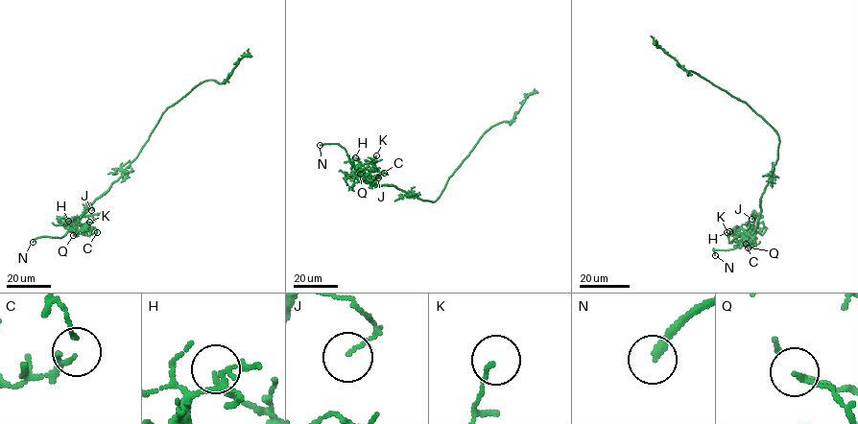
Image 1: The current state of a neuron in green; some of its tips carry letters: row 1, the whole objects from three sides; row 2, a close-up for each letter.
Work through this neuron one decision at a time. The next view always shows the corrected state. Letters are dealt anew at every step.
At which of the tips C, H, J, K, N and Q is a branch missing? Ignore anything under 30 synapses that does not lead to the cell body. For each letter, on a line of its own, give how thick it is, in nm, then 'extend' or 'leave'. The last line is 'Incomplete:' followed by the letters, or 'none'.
C: 130 nm thick; leave
H: 80 nm thick; leave
J: 110 nm thick; leave
K: 110 nm thick; leave
N: 240 nm thick; extend
Q: 150 nm thick; leave
Incomplete: N

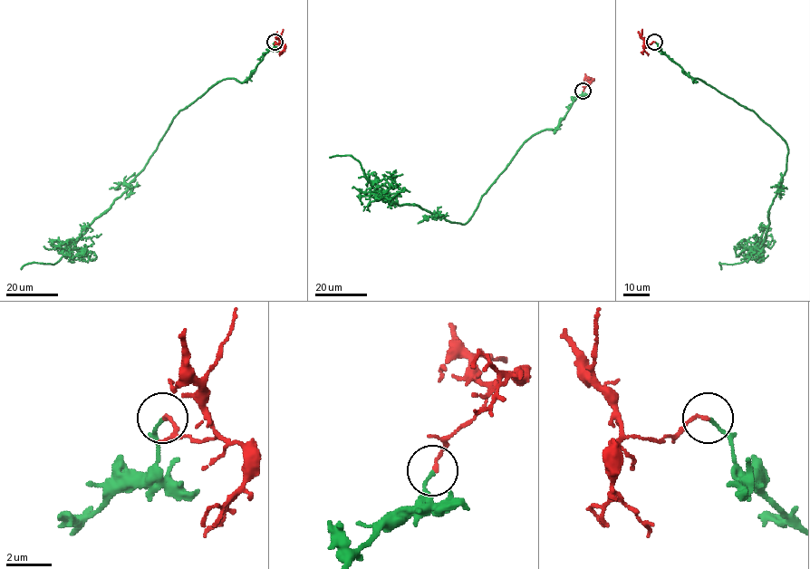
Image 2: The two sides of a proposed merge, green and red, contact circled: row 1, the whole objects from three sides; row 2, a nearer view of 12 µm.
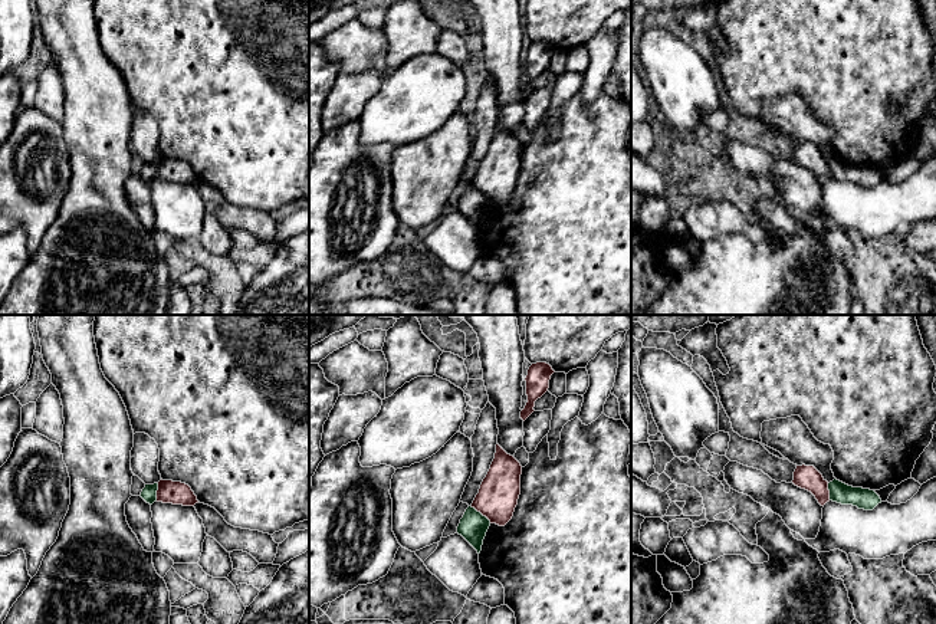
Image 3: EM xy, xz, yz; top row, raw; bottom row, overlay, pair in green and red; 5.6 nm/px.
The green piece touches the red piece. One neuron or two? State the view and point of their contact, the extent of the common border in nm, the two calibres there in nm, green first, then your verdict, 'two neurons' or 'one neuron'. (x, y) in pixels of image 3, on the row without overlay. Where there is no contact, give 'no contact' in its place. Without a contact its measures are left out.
contact xz (479, 190); length 150 nm; calibres 160 and 220 nm; two neurons

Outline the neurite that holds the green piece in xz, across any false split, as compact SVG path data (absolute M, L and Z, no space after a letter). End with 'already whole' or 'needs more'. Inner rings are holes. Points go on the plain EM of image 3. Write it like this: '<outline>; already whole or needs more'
M469 184L460 197L457 211L462 213L480 231L490 198Z; already whole

